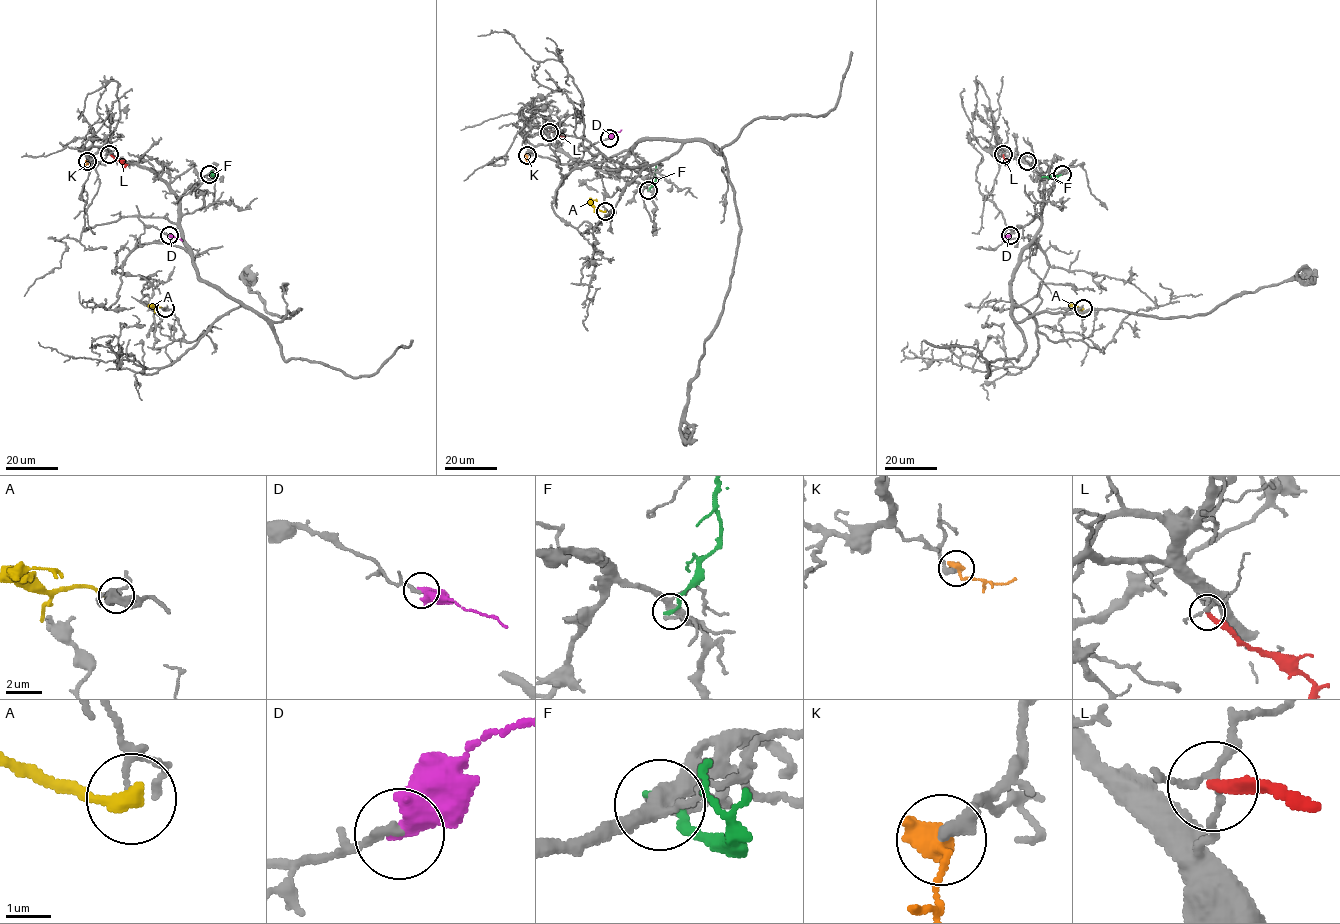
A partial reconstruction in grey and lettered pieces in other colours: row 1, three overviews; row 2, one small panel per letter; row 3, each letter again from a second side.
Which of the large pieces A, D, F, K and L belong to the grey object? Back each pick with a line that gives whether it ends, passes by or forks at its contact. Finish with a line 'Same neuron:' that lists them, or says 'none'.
Same neuron: none

